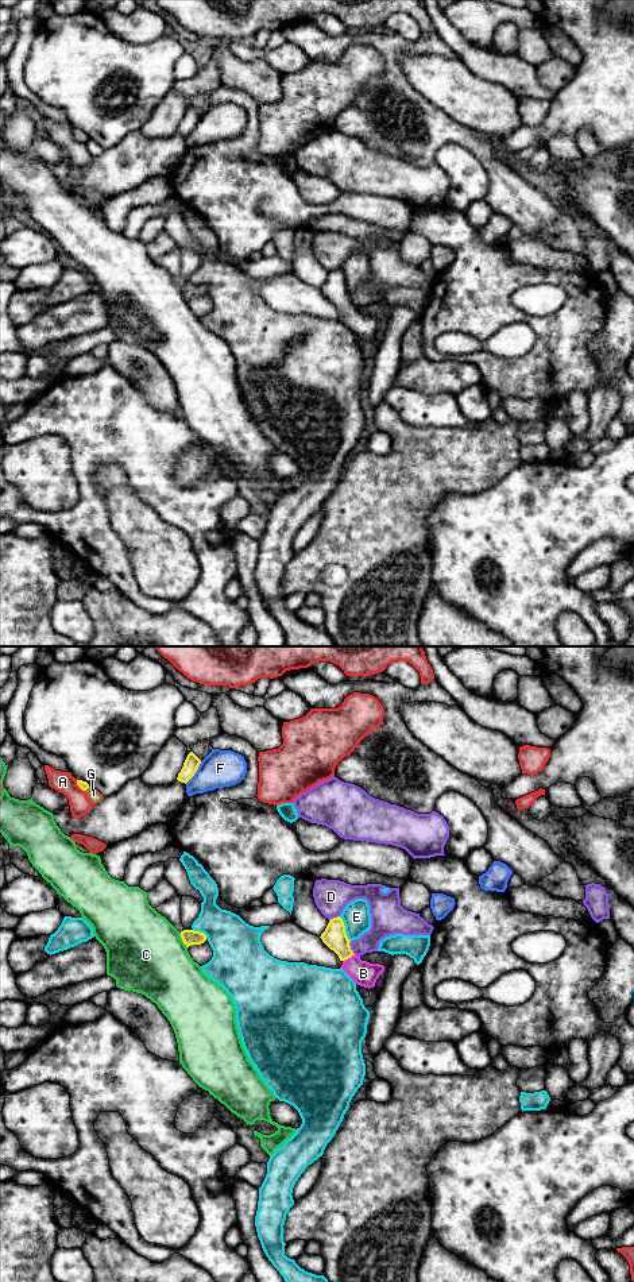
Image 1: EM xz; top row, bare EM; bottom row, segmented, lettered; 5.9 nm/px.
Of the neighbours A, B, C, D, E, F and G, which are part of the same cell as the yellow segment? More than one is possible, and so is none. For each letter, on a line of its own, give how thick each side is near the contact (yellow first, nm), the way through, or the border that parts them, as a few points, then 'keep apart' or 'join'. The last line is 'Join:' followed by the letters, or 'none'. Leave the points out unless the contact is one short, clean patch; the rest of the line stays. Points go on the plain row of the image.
A: calibres 60 and 130 nm; keep apart
B: calibres 140 and 150 nm; way xz (335, 289), (348, 309), (363, 325); join
C: calibres 90 and 460 nm; keep apart
D: calibres 140 and 160 nm; keep apart
E: calibres 140 and 170 nm; keep apart
F: calibres 90 and 220 nm; keep apart
G: calibres 60 and 80 nm; keep apart
Join: B

